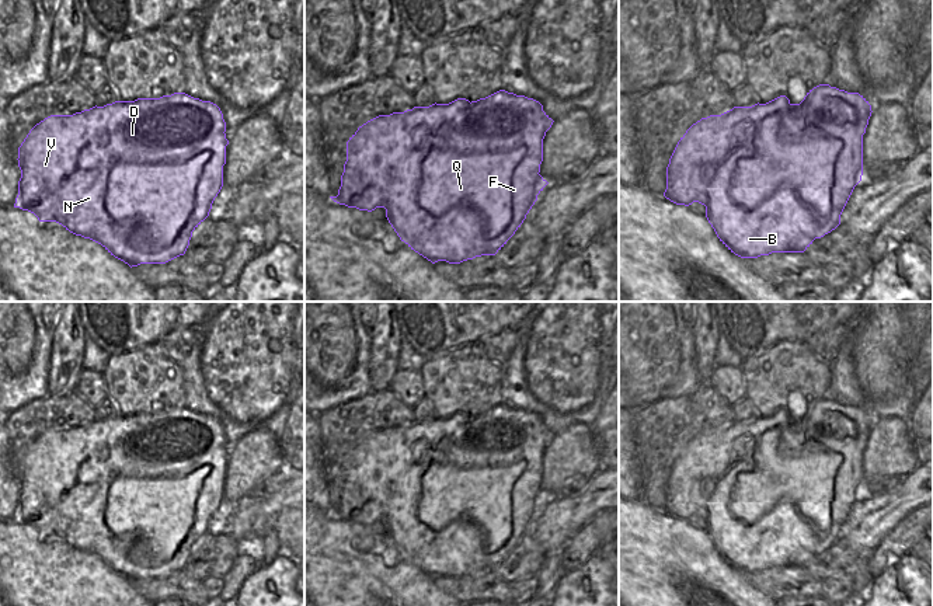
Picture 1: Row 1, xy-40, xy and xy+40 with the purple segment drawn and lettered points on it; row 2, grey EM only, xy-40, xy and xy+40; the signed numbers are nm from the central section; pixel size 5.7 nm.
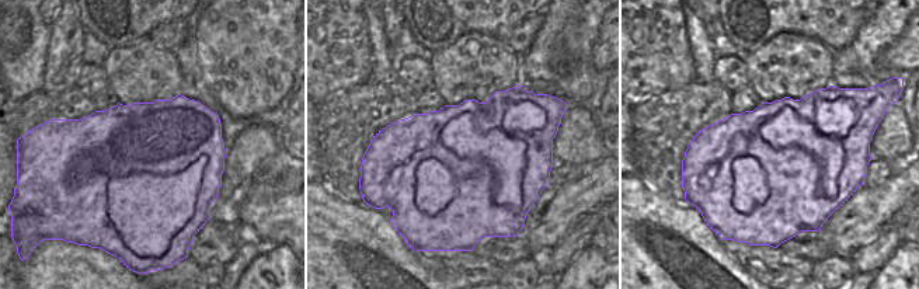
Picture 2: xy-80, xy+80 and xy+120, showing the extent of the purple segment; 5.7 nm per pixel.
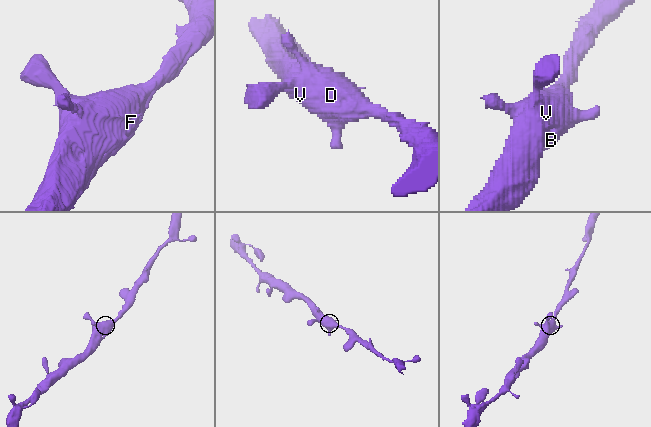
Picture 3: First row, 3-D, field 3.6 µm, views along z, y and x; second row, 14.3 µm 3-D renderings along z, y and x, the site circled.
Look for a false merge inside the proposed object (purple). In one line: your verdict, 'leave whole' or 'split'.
leave whole

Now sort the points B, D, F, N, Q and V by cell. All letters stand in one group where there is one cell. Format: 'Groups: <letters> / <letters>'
Groups: B D F N Q V.

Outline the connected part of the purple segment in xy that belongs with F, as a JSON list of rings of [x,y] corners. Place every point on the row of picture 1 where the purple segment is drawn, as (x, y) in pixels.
[[[499,90],[485,98],[471,102],[466,98],[457,98],[449,104],[435,102],[429,107],[414,107],[404,112],[379,115],[359,126],[347,142],[347,161],[341,175],[341,187],[338,195],[330,198],[340,205],[356,208],[359,210],[372,212],[376,208],[384,208],[386,217],[400,240],[432,264],[438,261],[460,264],[481,255],[495,255],[521,227],[526,215],[537,201],[537,195],[549,184],[539,173],[543,161],[543,139],[553,122],[554,121],[543,111],[543,105],[539,101],[505,90]]]

